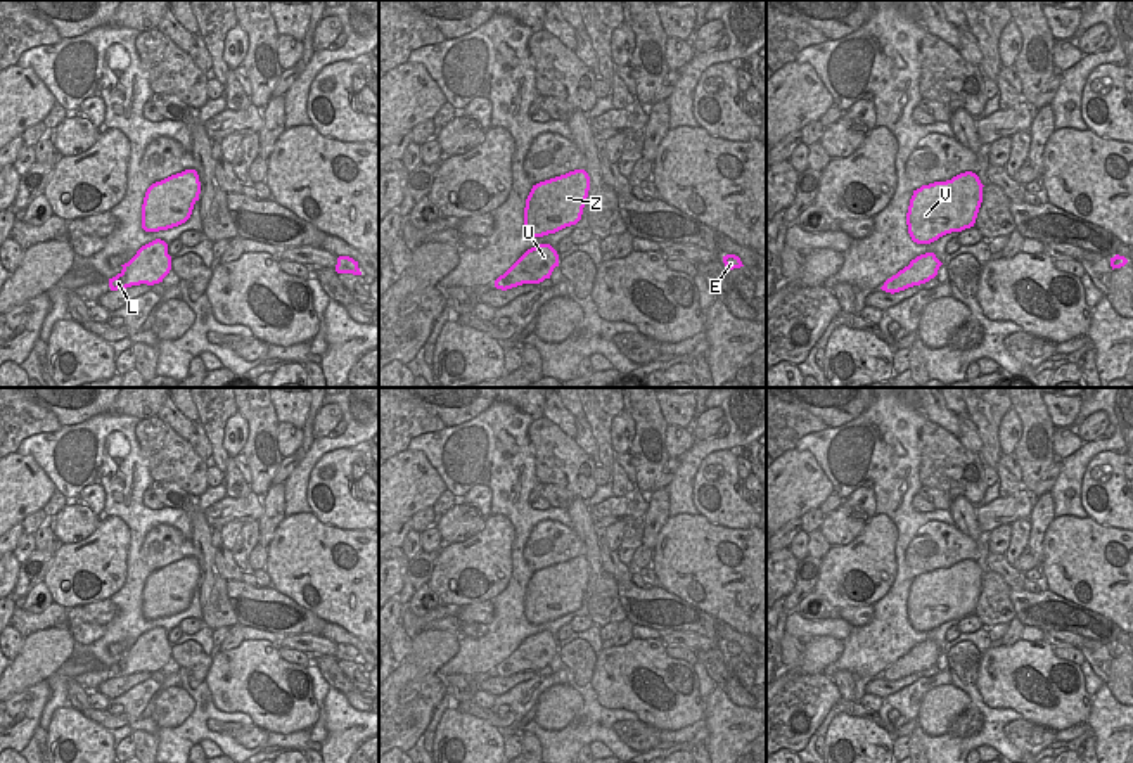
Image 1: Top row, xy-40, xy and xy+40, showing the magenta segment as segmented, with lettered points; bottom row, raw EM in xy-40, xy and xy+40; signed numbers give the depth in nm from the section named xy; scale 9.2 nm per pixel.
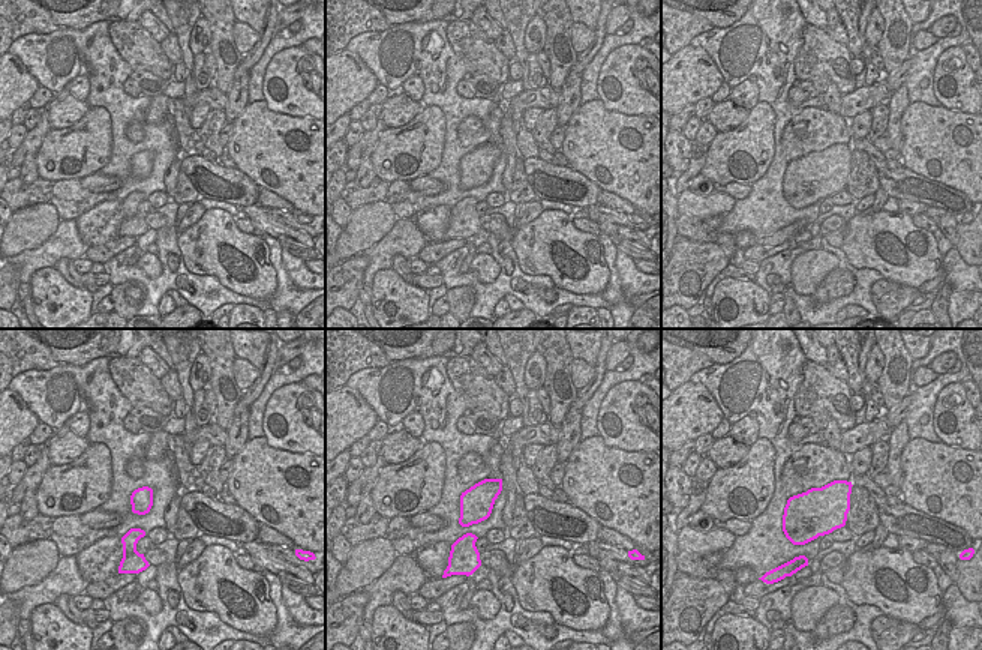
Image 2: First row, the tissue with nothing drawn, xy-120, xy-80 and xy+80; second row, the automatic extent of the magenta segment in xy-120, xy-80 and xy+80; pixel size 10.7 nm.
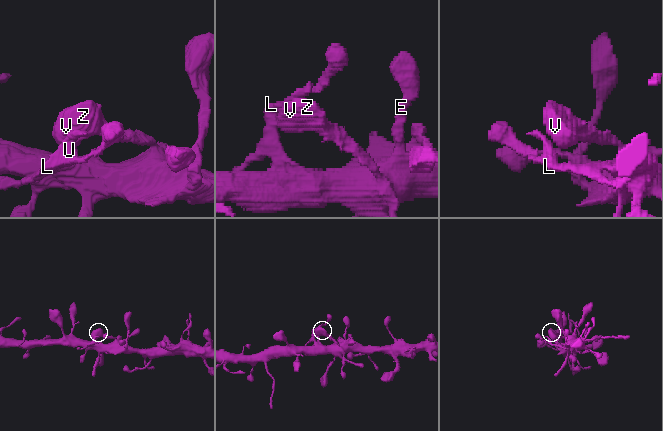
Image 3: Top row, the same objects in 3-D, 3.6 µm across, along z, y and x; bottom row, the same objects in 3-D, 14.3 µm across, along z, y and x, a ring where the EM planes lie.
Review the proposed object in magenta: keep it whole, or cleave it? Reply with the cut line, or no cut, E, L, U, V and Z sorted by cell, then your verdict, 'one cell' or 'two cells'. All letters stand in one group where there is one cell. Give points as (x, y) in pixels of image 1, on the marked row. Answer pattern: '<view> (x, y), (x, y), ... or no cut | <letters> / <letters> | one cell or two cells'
no cut | E L U V Z | one cell

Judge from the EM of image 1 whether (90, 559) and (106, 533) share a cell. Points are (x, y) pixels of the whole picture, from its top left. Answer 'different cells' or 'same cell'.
same cell

